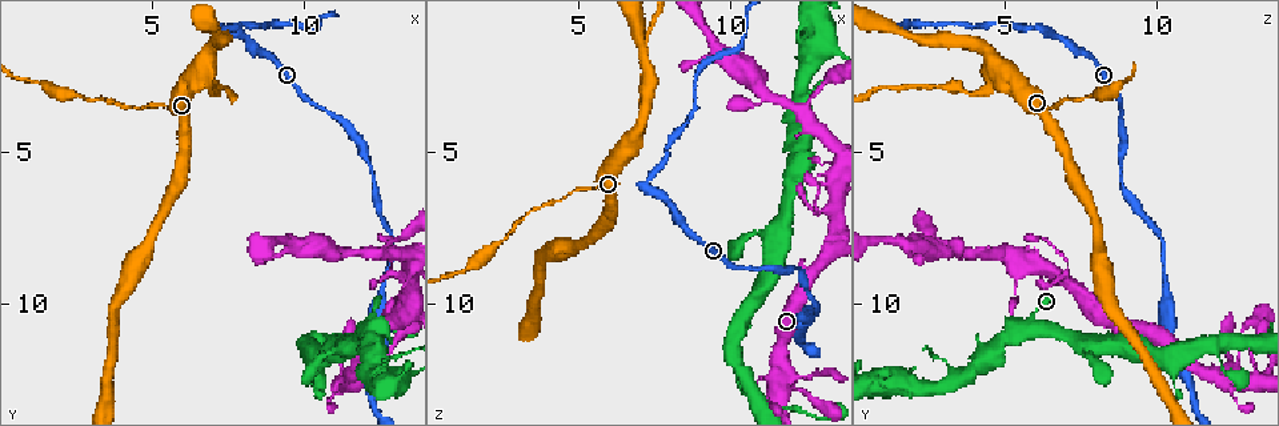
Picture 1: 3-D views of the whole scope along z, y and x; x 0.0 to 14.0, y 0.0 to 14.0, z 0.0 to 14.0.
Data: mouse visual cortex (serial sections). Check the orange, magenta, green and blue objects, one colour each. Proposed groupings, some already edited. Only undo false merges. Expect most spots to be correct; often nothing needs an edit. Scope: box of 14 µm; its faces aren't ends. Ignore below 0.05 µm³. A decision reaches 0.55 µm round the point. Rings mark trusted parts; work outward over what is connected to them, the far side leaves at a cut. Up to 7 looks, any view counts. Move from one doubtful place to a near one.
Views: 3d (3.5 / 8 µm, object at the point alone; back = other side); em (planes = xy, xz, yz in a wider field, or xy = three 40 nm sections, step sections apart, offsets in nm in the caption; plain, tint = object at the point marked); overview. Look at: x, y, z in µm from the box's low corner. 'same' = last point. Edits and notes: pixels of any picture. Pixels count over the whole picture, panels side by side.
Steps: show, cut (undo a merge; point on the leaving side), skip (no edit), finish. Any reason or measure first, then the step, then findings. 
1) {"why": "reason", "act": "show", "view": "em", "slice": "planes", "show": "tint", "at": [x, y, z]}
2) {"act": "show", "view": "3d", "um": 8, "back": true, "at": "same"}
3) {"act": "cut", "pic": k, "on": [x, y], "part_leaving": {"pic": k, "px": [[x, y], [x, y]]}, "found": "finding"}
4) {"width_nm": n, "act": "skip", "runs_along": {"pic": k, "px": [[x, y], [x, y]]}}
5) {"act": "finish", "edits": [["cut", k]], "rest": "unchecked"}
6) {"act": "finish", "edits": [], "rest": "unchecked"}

{"why": "abrupt turn", "act": "show", "view": "3d", "um": 3.5, "at": [7.2, 0.9, 6.0]}

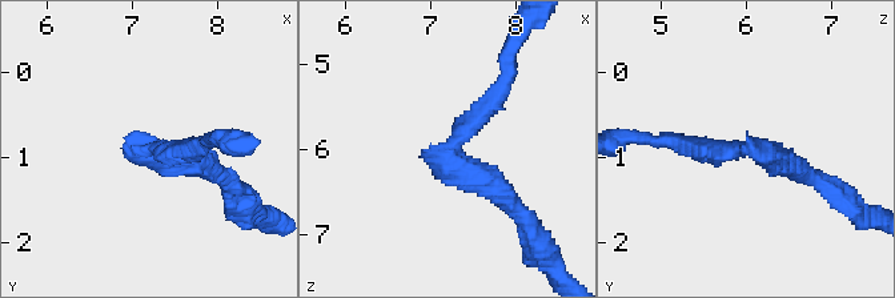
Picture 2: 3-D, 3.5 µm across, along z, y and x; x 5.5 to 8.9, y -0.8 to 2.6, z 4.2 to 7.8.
{"arm_widths_nm": [250, 300], "why": "shape alone is not enough", "act": "show", "view": "em", "slice": "xy", "step": 2, "show": "tint", "at": [7.20, 0.90, 6.05]}

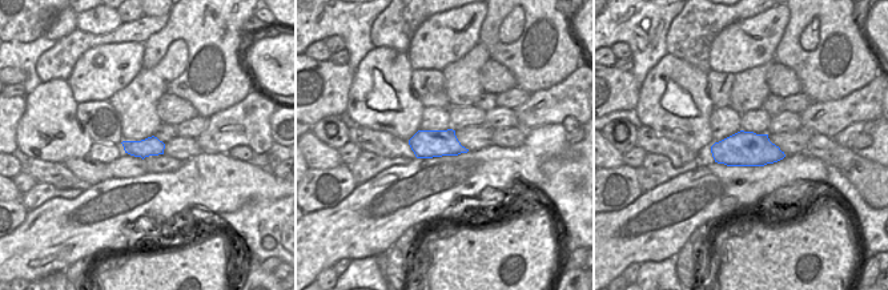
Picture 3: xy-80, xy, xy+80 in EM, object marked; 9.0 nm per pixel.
{"act": "cut", "pic": 2, "on": [497, 104], "found": "a second cell is stuck on"}

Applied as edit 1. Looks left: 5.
{"act": "show", "view": "overview"}

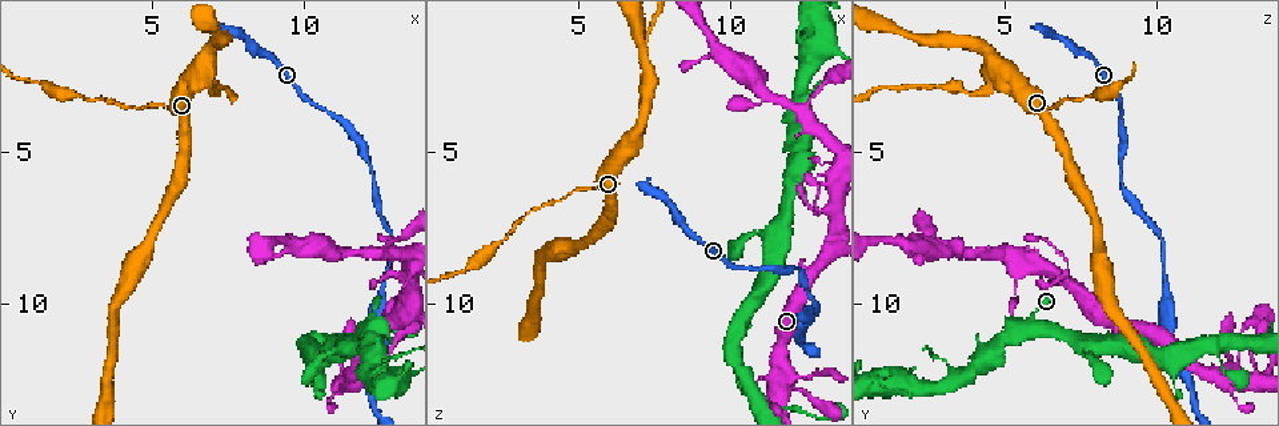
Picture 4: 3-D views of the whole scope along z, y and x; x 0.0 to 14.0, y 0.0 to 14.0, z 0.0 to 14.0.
{"why": "three-way junction", "act": "show", "view": "3d", "um": 3.5, "at": [12.4, 12.2, 3.8]}

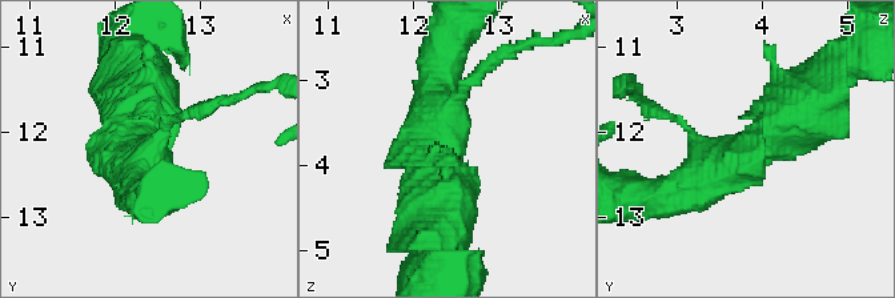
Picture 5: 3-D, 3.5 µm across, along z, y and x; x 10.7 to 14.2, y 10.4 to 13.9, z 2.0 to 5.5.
{"act": "show", "view": "em", "slice": "xy", "step": 1, "show": "tint", "at": [12.30, 12.30, 3.80]}

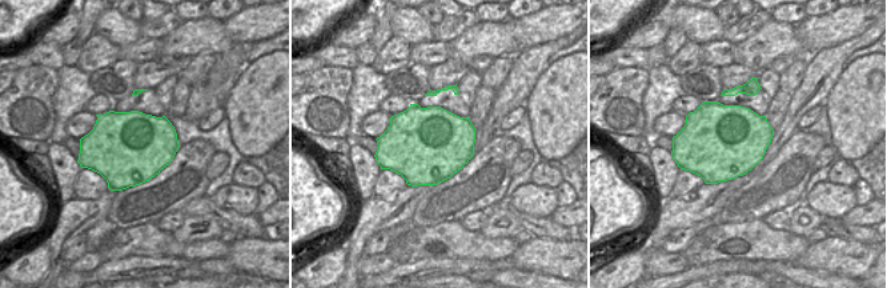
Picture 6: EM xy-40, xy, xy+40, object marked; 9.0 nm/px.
{"width_nm": 700, "act": "skip", "runs_along": {"pic": 5, "px": [[811, 93], [771, 137], [669, 194]]}, "found": "all the same cell"}

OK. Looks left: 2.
{"act": "finish", "edits": [["cut", 2]], "rest": "unchecked"}

